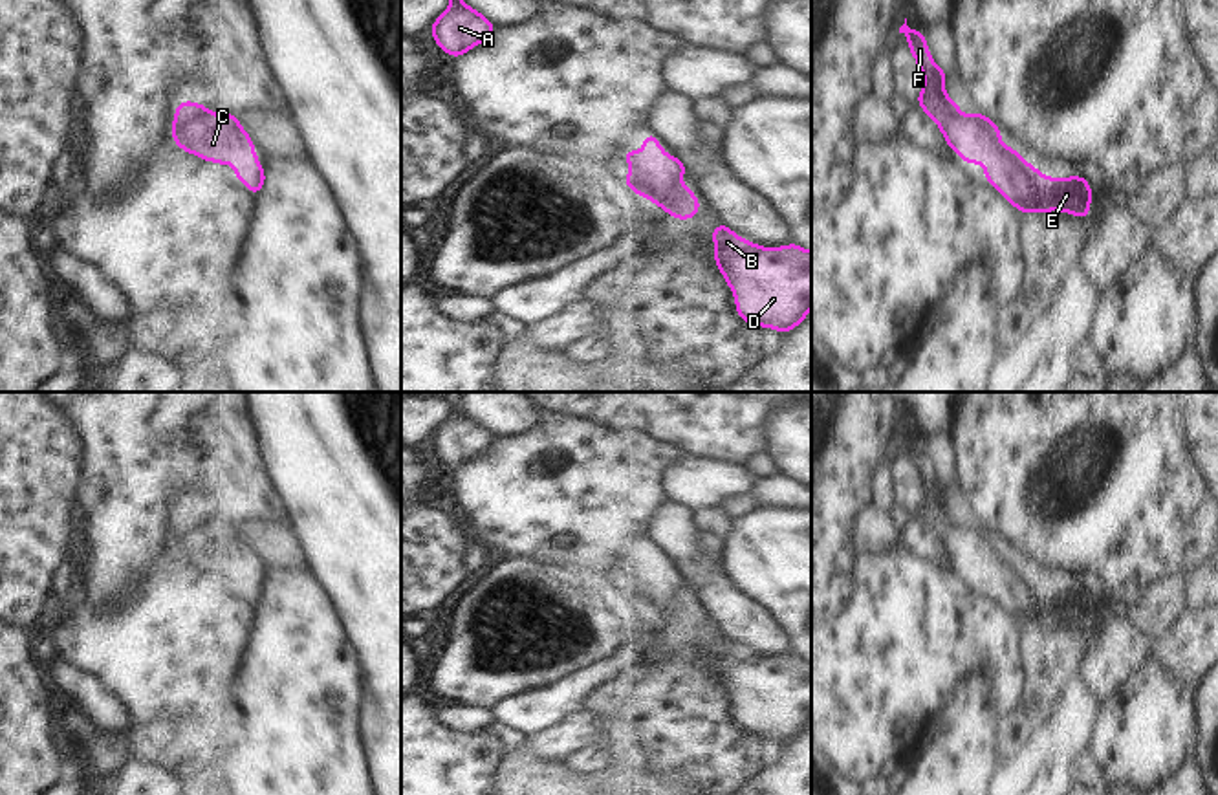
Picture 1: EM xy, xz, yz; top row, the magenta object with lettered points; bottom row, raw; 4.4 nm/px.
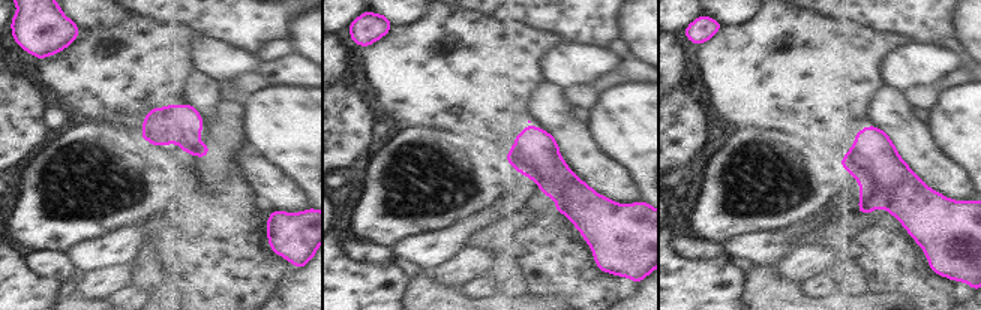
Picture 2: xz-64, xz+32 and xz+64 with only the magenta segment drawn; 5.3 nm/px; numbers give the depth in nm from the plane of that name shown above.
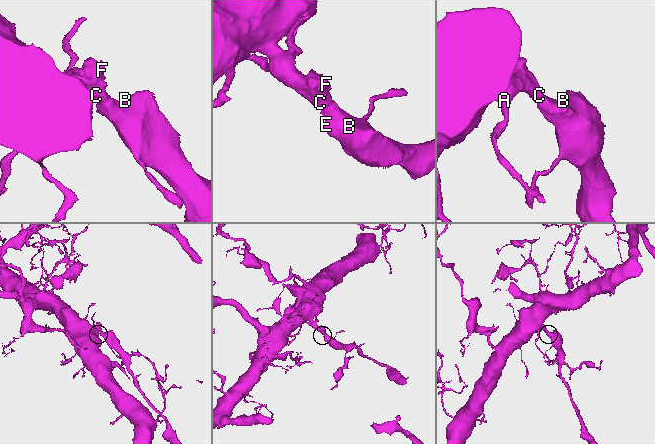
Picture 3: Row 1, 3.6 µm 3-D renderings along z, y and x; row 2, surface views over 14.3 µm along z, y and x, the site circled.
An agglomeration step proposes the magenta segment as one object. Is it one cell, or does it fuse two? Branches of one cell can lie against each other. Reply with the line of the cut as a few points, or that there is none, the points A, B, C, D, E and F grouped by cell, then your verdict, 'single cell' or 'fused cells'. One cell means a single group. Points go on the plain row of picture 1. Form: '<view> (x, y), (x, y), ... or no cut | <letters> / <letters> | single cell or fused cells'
no cut | A B C D E F | single cell

